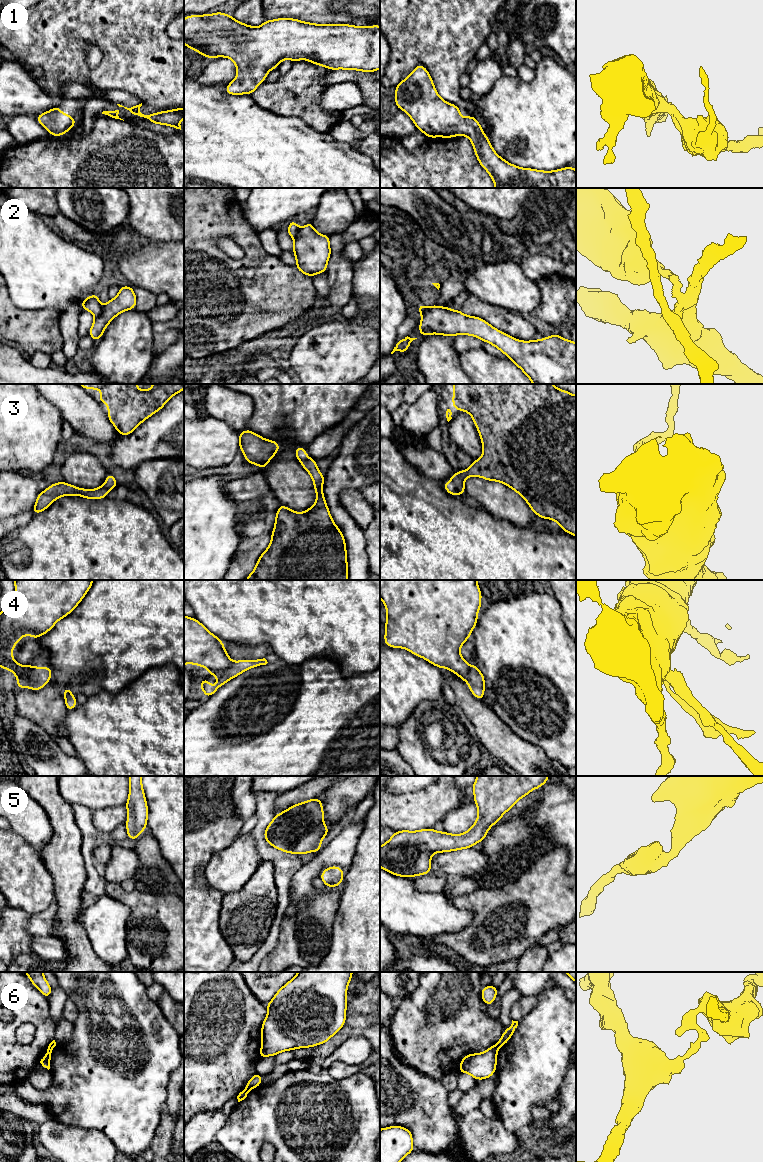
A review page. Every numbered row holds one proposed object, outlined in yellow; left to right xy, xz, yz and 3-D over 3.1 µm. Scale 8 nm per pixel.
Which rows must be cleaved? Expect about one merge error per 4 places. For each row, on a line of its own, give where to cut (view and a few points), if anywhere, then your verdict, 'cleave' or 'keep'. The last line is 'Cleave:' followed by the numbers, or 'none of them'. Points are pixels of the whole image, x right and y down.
1: cut none; keep
2: cut xy (103, 306), (103, 309), (95, 318); cleave
3: cut none; keep
4: cut xz (232, 662), (227, 668), (210, 672); cleave
5: cut none; keep
6: cut xz (246, 1088), (249, 1090); cleave
Cleave: 2, 4, 6

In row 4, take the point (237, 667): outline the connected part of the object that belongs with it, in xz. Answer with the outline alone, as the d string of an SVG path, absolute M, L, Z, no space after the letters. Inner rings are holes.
M265 658L263 659L257 659L257 660L239 660L232 662L232 665L225 670L218 670L218 671L211 671L208 676L217 675L217 682L218 684L215 686L212 686L208 683L207 677L202 679L201 682L198 684L200 688L204 692L205 698L210 697L214 693L217 692L217 690L222 687L227 681L237 677L241 673L245 672L246 670L253 668L253 667L260 667L262 665L266 665L268 662Z

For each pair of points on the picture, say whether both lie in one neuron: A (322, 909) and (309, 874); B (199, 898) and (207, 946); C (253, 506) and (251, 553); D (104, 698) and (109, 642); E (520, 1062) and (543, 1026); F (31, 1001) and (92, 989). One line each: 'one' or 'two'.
A: two
B: one
C: one
D: two
E: one
F: two

